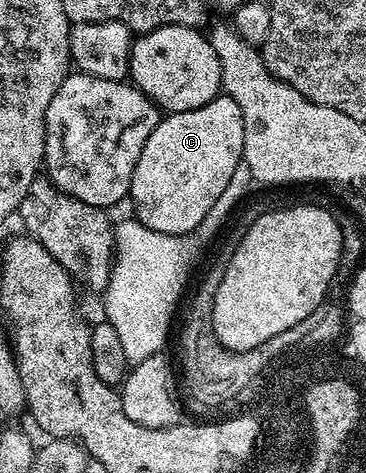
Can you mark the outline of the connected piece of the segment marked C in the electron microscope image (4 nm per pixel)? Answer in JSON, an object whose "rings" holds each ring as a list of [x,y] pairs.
{"rings":[[[219,96],[188,112],[167,113],[152,136],[148,136],[148,144],[144,144],[144,152],[140,152],[140,160],[136,160],[136,168],[132,172],[128,193],[134,201],[133,217],[153,232],[193,235],[227,187],[232,172],[236,172],[237,166],[243,163],[243,148],[244,116],[240,116],[240,104],[236,104],[236,100]]]}

